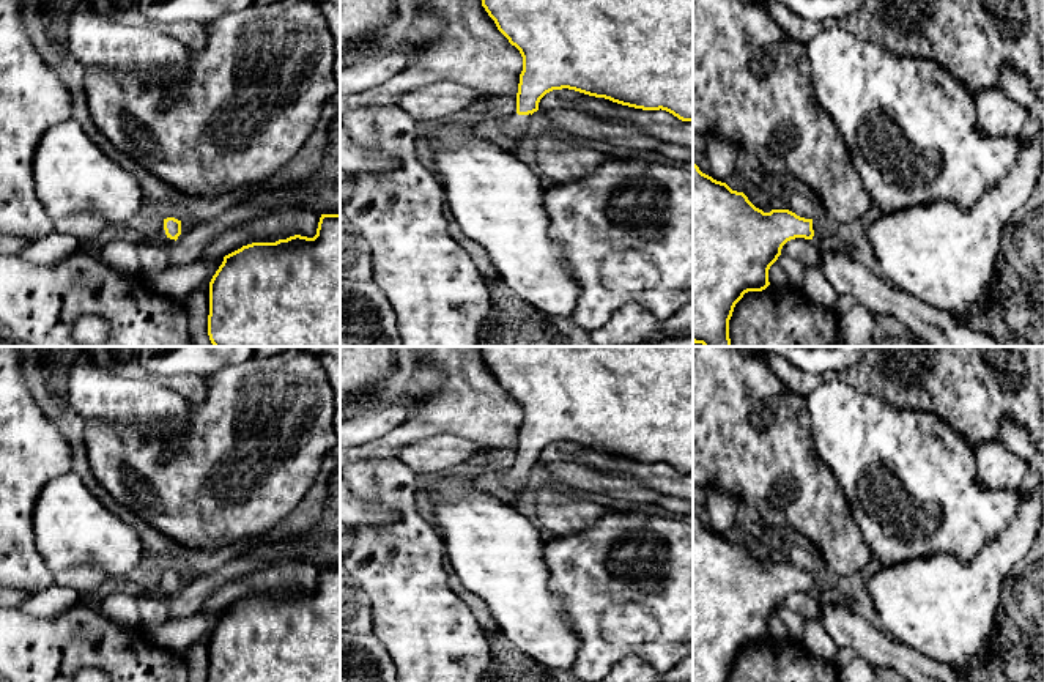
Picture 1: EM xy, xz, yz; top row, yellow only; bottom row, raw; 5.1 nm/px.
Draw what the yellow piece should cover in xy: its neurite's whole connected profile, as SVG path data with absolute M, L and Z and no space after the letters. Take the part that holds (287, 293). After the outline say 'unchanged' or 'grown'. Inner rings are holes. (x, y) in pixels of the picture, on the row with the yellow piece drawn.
M321 214L313 238L252 243L224 257L209 282L214 347L340 347L340 214Z; unchanged

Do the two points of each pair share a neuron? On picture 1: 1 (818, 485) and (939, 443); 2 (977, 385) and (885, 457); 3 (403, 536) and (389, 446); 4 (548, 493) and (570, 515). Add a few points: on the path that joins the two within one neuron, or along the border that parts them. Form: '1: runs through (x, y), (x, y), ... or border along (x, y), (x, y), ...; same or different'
1: border along (814, 449), (816, 455), (838, 482), (851, 514); different
2: border along (901, 408), (934, 413), (966, 440); different
3: border along (392, 455), (366, 457), (356, 462); different
4: runs through (553, 498), (566, 511); same

